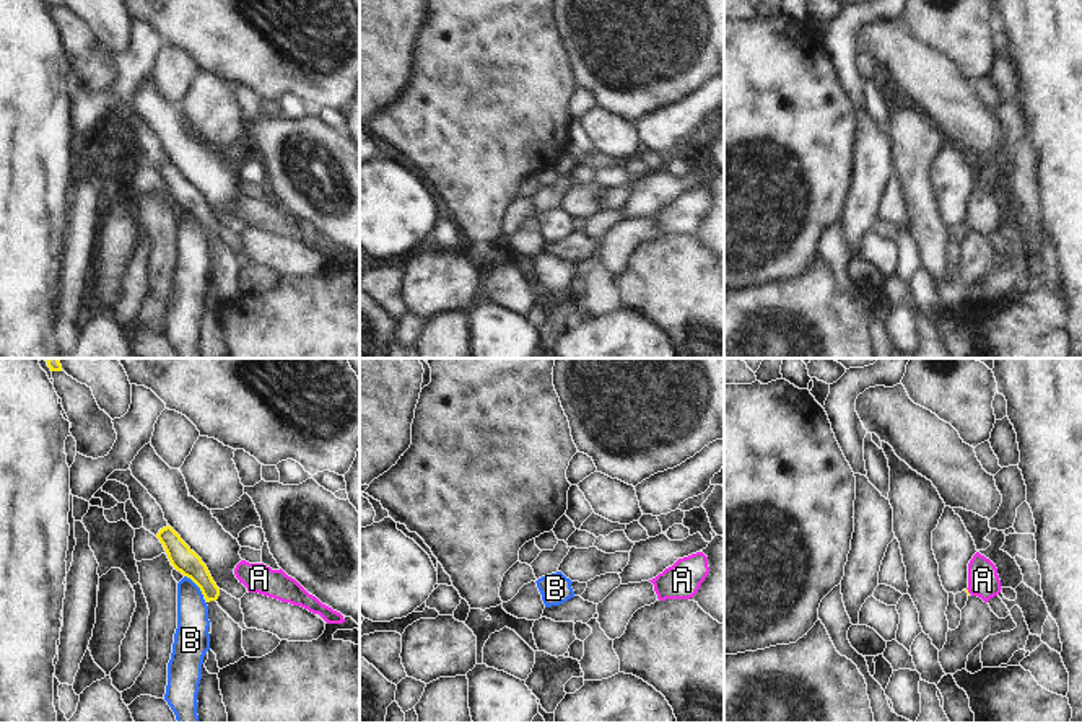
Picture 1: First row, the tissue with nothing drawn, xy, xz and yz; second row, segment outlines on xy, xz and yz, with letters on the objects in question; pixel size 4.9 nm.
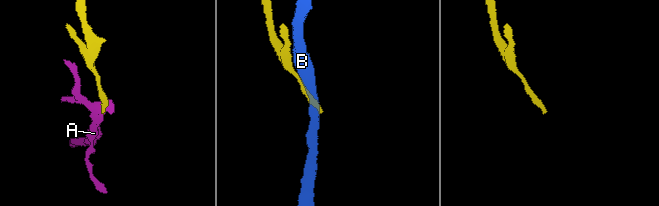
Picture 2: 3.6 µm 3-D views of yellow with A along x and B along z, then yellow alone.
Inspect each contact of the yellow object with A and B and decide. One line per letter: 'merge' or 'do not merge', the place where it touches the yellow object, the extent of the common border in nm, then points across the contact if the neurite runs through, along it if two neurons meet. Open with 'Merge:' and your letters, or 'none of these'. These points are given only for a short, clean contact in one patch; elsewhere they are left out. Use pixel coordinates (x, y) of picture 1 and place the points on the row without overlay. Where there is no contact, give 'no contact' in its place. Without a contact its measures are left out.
Merge: none of these
A: do not merge; meets yellow in yz at (967, 227); contact 40 nm long; border along yz (967, 223), (970, 228)
B: do not merge; meets yellow in xy at (196, 219); contact 150 nm long; border along xy (184, 210), (204, 232)

